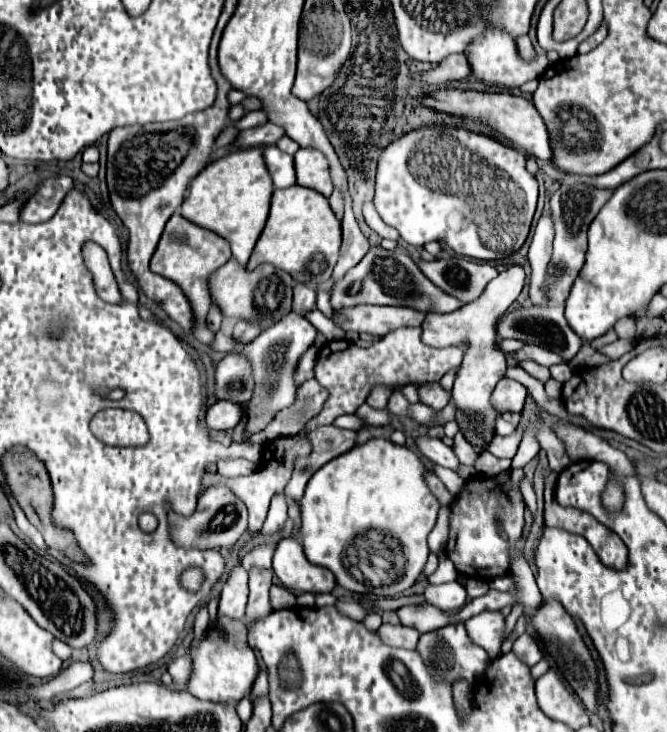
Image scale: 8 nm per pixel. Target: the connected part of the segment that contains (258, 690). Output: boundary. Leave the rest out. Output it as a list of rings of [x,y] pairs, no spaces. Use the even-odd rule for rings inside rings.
[[[260,672],[260,674],[258,674],[258,678],[256,678],[254,686],[252,686],[250,696],[252,696],[252,700],[268,696],[268,678],[266,678],[266,672]]]

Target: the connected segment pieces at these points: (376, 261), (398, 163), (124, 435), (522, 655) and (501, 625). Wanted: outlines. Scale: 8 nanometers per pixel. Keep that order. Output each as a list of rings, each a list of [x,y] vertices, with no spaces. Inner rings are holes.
[[[380,246],[370,248],[370,252],[360,260],[360,264],[356,264],[342,280],[334,284],[330,292],[330,304],[334,310],[356,304],[390,304],[390,306],[410,306],[422,312],[434,308],[440,314],[454,312],[456,308],[462,306],[462,302],[450,298],[450,294],[438,290],[408,256],[384,250]]]
[[[430,124],[430,126],[422,126],[416,130],[410,130],[406,134],[402,134],[400,138],[392,140],[380,154],[378,158],[378,172],[376,172],[376,196],[374,196],[374,206],[378,210],[378,214],[382,216],[382,220],[396,228],[400,232],[400,238],[404,238],[408,244],[412,246],[424,246],[428,242],[444,242],[448,244],[456,254],[460,256],[468,256],[468,258],[476,258],[476,260],[502,260],[508,258],[510,254],[518,252],[522,248],[522,244],[528,238],[530,232],[530,222],[536,210],[536,200],[538,200],[538,180],[526,170],[526,156],[524,152],[520,152],[518,148],[512,148],[508,144],[498,142],[492,136],[486,134],[478,134],[466,128],[456,128],[456,126],[438,126],[438,124]],[[476,206],[482,206],[482,214],[476,214]]]
[[[108,408],[98,412],[90,428],[94,436],[110,446],[144,446],[148,438],[146,424],[138,414],[119,408]]]
[[[522,634],[522,636],[514,642],[512,652],[518,654],[518,658],[520,658],[522,662],[526,662],[528,666],[534,666],[534,664],[542,658],[542,650],[540,650],[538,642],[536,642],[530,634]]]
[[[498,610],[480,612],[480,614],[472,616],[470,620],[466,620],[464,626],[466,626],[472,642],[482,646],[490,658],[496,658],[500,654],[504,630],[506,630],[502,612],[498,612]]]

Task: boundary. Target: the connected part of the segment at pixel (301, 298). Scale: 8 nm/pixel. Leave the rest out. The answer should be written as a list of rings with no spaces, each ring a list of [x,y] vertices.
[[[296,284],[294,286],[294,312],[306,314],[316,306],[316,290],[308,284]]]

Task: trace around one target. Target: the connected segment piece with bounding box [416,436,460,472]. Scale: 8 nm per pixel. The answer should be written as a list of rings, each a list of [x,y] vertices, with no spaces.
[[[424,436],[424,438],[418,438],[416,444],[418,444],[418,450],[420,450],[422,456],[426,456],[428,460],[432,460],[434,464],[440,464],[440,466],[444,466],[444,468],[450,468],[450,470],[458,472],[460,460],[458,460],[458,456],[454,454],[454,450],[452,450],[450,446],[446,446],[442,440]]]

